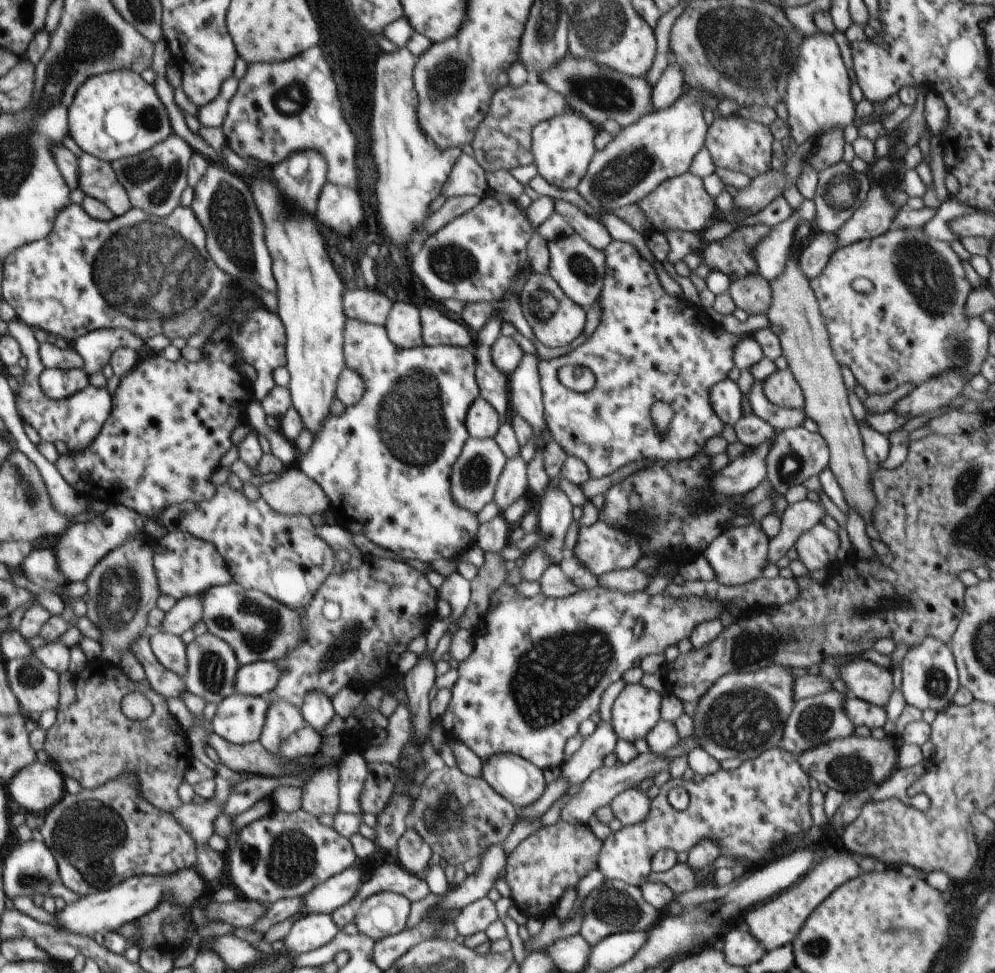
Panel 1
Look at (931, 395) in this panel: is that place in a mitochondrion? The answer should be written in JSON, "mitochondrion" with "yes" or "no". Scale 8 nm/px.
{"mitochondrion":"no"}

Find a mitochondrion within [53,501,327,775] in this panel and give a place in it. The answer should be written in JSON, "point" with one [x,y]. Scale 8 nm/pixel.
{"point":[119,594]}

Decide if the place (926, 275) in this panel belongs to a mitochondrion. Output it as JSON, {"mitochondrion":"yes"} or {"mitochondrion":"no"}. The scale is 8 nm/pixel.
{"mitochondrion":"yes"}

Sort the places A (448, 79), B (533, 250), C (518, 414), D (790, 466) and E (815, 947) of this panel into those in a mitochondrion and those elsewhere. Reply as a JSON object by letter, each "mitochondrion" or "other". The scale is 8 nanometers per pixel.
{"A":"mitochondrion","B":"other","C":"other","D":"mitochondrion","E":"mitochondrion"}

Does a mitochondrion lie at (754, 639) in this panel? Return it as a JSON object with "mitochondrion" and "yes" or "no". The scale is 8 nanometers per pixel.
{"mitochondrion":"yes"}

